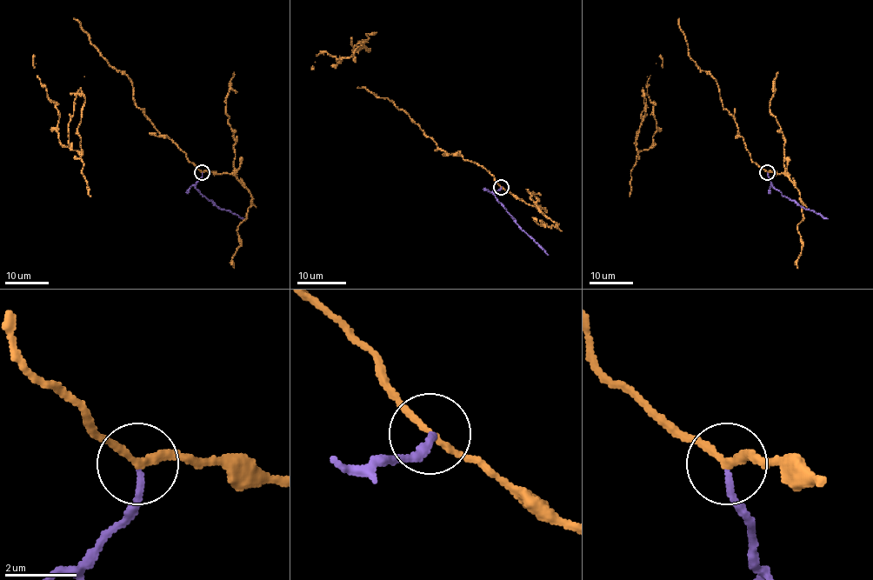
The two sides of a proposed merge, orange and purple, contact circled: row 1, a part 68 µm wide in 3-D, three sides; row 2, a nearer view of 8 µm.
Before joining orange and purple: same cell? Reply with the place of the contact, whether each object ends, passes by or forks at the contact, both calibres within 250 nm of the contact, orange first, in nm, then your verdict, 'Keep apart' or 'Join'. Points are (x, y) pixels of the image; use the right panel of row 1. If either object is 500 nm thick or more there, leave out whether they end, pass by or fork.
Place: (767, 172). At the ring orange passes by. At the ring purple ends. Thickness 180 nm (orange) against 170 nm. Keep apart

